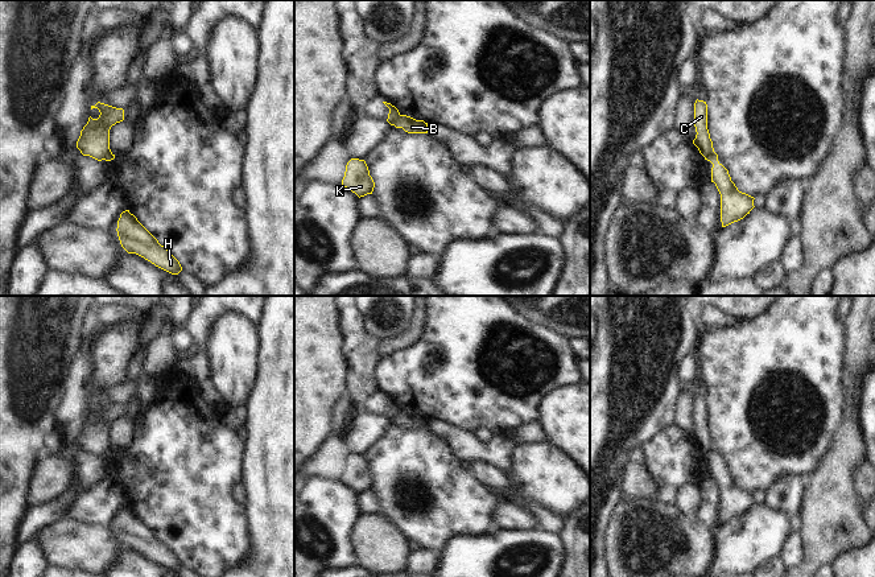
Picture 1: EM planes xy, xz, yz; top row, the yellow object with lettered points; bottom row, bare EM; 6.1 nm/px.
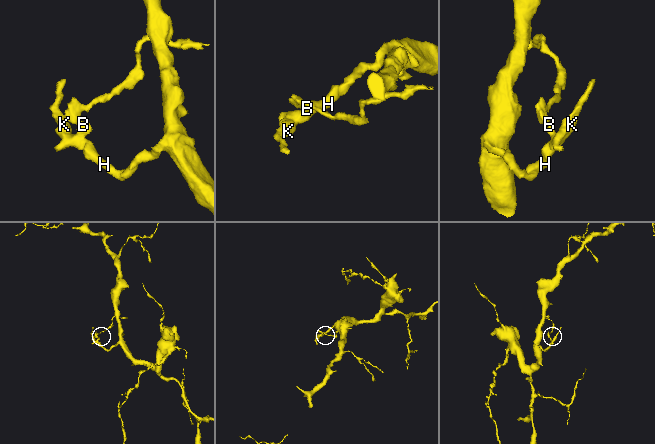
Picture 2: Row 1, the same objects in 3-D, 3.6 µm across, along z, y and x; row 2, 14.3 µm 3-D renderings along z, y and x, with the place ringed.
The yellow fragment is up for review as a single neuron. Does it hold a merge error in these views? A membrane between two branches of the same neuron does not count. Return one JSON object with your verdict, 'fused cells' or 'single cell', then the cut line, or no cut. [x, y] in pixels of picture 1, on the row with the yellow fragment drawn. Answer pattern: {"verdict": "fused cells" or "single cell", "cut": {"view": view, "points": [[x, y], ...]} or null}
{"verdict": "fused cells", "cut": {"view": "xz", "points": [[401, 115], [392, 124]]}}

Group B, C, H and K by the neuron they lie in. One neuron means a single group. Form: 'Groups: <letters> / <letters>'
Groups: B H K / C

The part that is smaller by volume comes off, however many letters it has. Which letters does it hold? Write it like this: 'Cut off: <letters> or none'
Cut off: C

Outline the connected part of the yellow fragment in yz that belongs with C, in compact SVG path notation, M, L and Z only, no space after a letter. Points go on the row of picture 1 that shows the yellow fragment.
M698 99L694 103L694 127L697 135L693 140L693 144L706 158L714 153L714 148L707 129L707 104L706 102Z

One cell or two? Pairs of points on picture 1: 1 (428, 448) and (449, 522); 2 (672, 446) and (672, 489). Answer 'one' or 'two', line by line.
1: one
2: one

